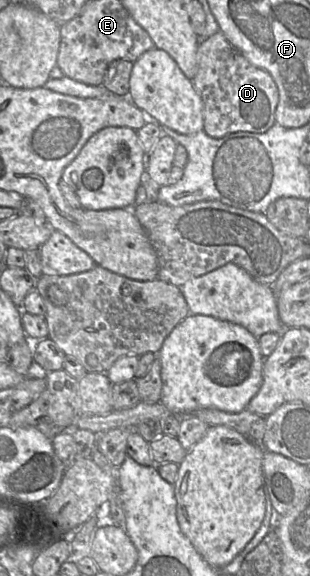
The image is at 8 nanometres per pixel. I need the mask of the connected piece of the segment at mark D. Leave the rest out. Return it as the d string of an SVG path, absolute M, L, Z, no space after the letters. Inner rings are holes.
M221 31L200 41L197 65L192 83L203 103L203 130L208 136L219 139L239 131L264 133L276 123L279 93L273 78L250 64Z

